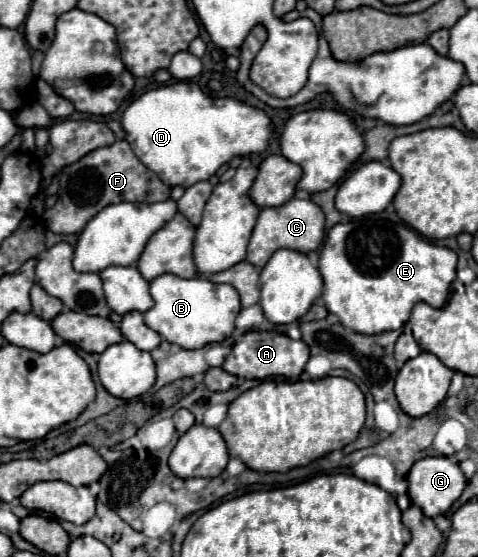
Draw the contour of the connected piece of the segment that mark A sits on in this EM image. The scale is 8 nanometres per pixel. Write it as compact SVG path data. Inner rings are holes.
M247 332L243 340L235 344L231 354L225 358L223 370L247 380L263 380L269 376L285 376L297 380L309 360L309 346L303 340L291 340L285 334L277 332Z

